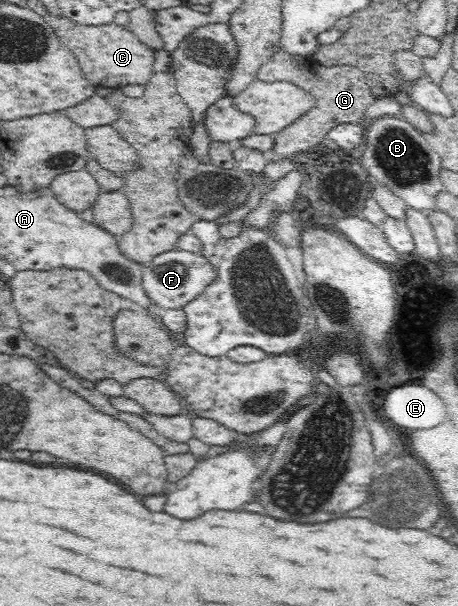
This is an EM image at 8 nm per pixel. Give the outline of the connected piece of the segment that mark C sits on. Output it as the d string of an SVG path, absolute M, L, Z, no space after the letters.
M60 16L54 22L56 37L79 61L88 82L95 86L118 88L125 85L145 85L153 75L154 50L148 48L126 26L114 23L82 25Z

